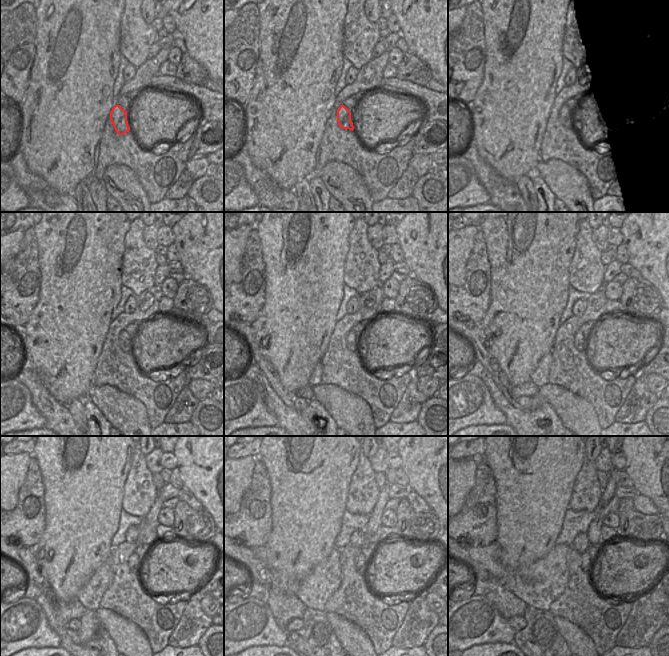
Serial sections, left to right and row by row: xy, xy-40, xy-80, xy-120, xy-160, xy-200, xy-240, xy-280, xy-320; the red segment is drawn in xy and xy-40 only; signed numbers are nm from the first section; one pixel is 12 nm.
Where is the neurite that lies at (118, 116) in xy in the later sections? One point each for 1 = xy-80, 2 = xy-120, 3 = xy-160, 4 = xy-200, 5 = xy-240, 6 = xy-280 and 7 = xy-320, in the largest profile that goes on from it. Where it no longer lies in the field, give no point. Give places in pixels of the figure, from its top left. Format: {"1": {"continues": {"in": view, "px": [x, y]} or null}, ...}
{"1": {"continues": {"in": "xy-80", "px": [567, 115]}}, "2": {"continues": {"in": "xy-120", "px": [125, 339]}}, "3": {"continues": {"in": "xy-160", "px": [352, 338]}}, "4": {"continues": {"in": "xy-200", "px": [579, 341]}}, "5": {"continues": {"in": "xy-240", "px": [134, 561]}}, "6": {"continues": {"in": "xy-280", "px": [360, 564]}}, "7": {"continues": {"in": "xy-320", "px": [586, 560]}}}

